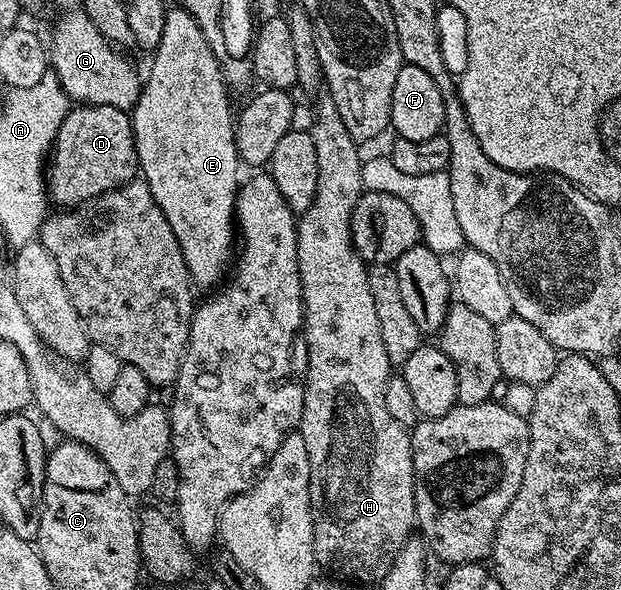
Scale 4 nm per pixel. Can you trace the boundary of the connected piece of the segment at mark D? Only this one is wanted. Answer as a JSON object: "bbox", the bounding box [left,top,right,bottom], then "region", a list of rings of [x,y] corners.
{"bbox":[48,104,139,208],"region":[[[78,104],[67,110],[54,141],[54,149],[48,158],[48,198],[53,205],[55,202],[55,207],[73,208],[99,198],[104,192],[120,188],[126,182],[135,181],[139,170],[131,115],[111,106]]]}

